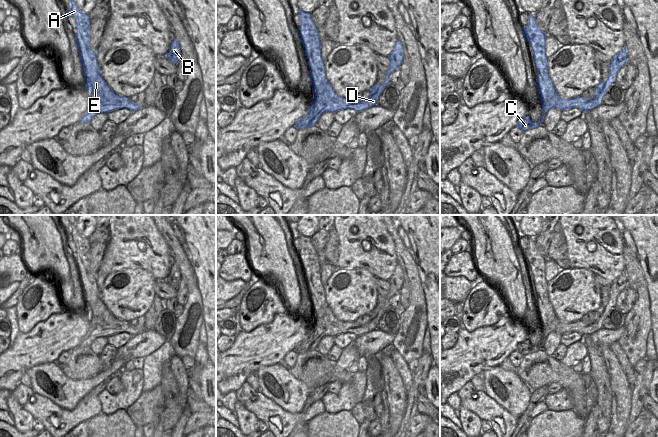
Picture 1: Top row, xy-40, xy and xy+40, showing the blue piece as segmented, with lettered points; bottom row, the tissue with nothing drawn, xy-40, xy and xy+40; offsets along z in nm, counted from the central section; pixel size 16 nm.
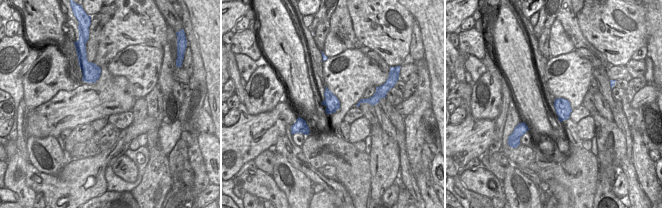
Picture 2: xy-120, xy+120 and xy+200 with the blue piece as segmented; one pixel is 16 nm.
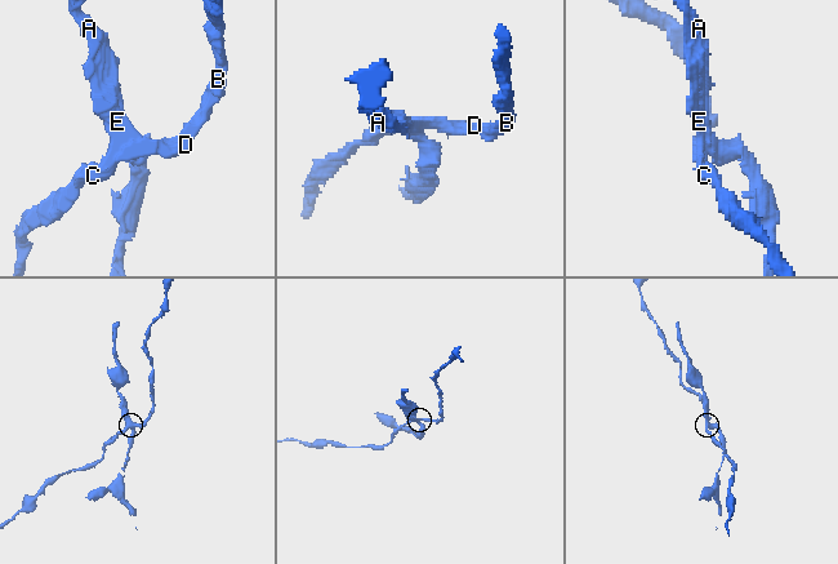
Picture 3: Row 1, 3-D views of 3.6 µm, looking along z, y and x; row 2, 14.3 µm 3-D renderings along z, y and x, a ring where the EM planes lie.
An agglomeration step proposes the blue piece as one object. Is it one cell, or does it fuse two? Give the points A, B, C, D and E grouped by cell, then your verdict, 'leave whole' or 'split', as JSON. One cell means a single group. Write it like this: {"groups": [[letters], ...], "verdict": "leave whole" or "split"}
{"groups": [["A", "E"], ["B", "C", "D"]], "verdict": "split"}

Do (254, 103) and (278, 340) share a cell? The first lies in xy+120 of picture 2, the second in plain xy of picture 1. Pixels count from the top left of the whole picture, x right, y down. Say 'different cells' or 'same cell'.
different cells

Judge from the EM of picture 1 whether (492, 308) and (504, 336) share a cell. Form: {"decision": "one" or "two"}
{"decision": "two"}

